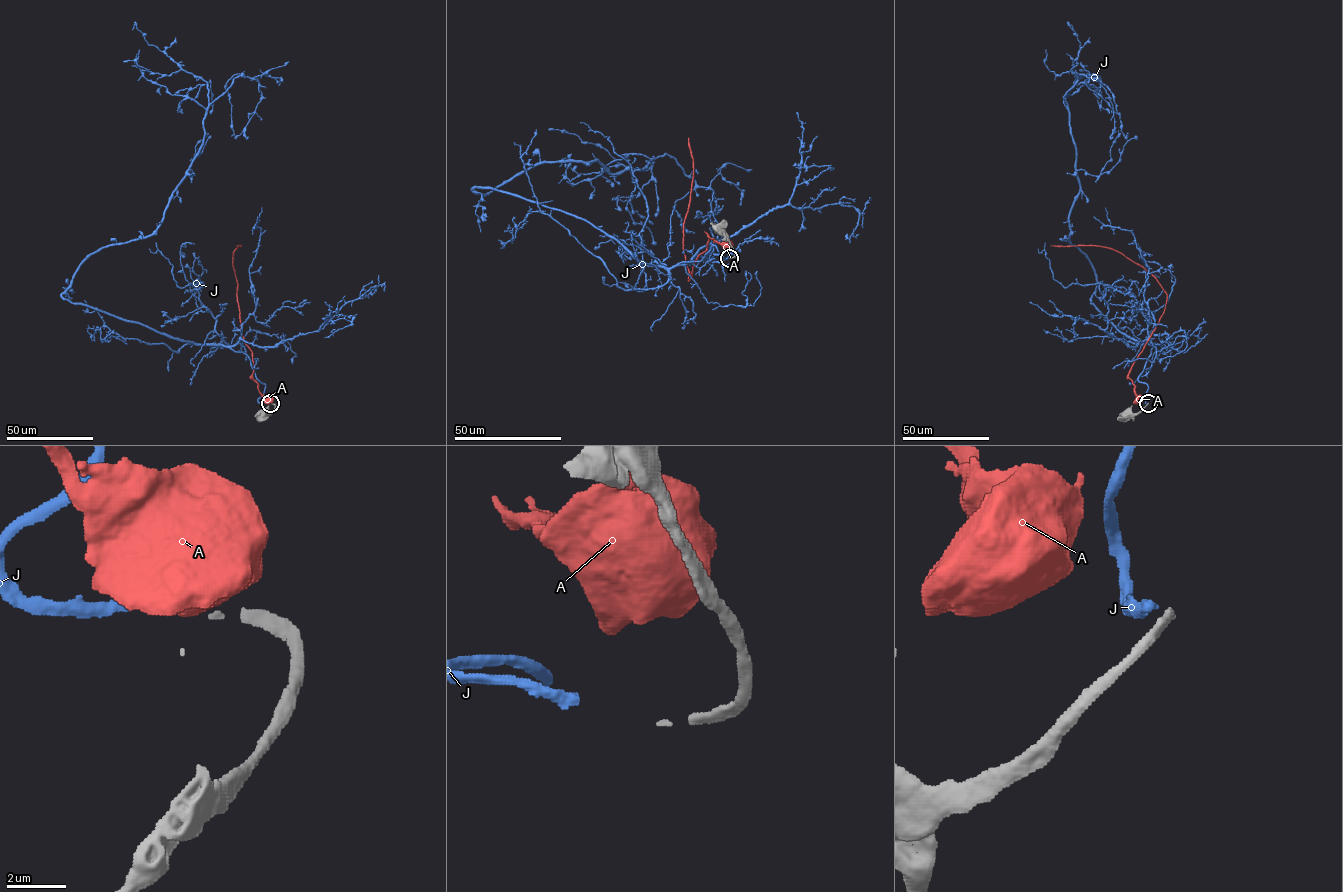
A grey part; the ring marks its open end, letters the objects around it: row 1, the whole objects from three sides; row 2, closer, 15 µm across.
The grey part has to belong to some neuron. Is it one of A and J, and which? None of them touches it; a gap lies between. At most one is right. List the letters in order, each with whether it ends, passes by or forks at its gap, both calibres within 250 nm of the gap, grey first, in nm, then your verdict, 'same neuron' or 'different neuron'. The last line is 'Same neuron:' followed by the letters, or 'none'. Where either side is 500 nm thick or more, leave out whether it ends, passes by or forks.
A: calibres 110 and 700 nm; different neuron
J: it ends; calibres 110 and 360 nm; same neuron
Same neuron: J

